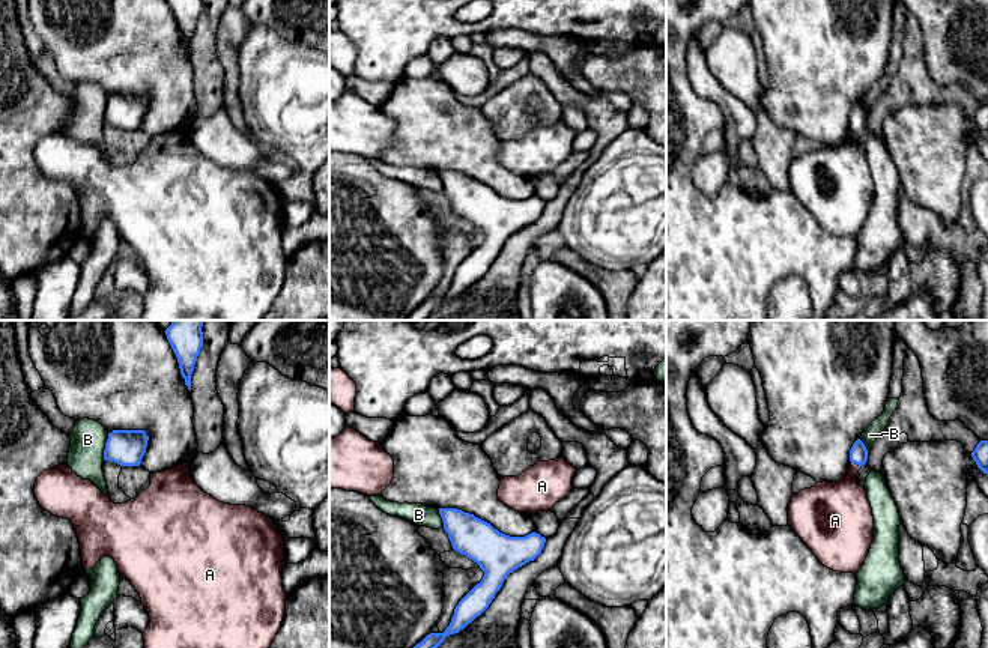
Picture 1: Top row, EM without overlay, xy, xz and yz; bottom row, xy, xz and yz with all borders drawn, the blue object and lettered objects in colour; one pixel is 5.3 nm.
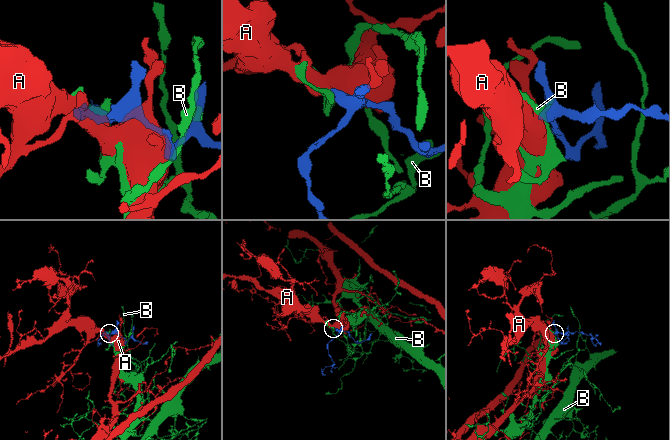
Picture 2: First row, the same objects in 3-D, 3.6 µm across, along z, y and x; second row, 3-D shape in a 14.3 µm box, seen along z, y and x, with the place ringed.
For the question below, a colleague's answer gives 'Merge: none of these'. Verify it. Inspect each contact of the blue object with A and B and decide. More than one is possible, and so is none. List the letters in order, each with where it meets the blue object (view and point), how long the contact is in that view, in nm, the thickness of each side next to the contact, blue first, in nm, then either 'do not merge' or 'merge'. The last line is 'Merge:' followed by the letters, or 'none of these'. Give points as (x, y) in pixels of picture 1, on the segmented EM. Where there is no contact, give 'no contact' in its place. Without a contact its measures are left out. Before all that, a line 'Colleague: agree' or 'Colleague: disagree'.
Colleague: disagree
A: meets blue in yz at (856, 463); contact 70 nm long; 100 nm thick on the blue side, 280 nm on the other; merge
B: meets blue in xy at (106, 447); contact 150 nm long; 190 nm thick on the blue side, 190 nm on the other; do not merge
Merge: A

